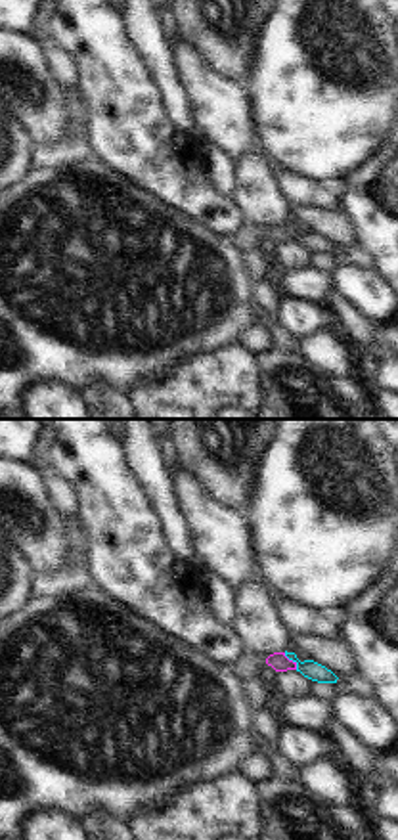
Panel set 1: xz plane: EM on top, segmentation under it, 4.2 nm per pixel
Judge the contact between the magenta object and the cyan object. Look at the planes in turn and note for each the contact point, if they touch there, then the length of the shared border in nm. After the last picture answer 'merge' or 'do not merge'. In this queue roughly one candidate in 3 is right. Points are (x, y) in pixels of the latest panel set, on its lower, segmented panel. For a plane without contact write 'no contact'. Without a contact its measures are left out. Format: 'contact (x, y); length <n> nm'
contact (291, 661); length 90 nm

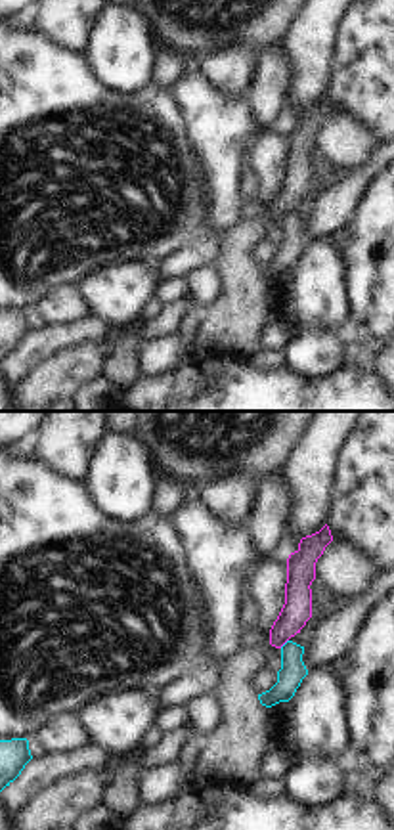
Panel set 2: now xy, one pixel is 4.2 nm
contact (284, 643); length 50 nm

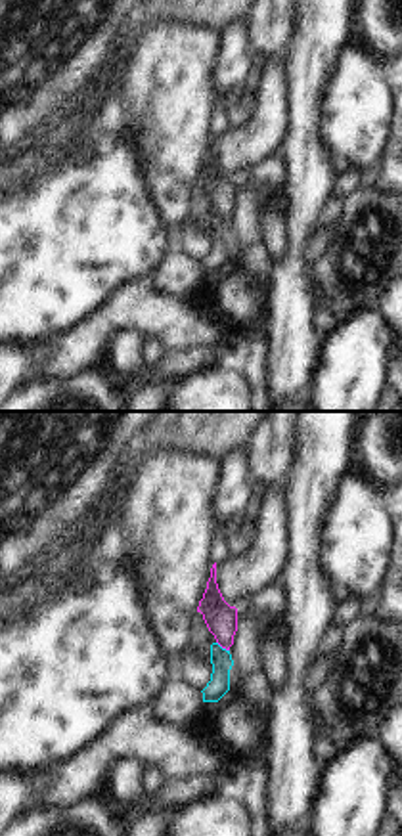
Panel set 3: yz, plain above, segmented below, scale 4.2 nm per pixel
contact (223, 647); length 70 nm

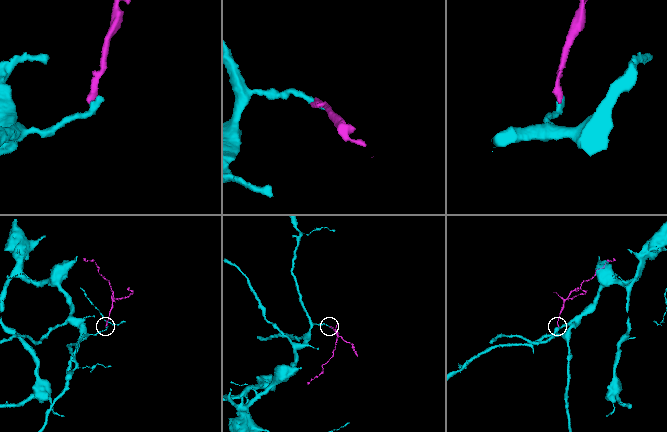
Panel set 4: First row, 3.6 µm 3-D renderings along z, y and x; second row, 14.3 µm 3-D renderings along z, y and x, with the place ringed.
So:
do not merge

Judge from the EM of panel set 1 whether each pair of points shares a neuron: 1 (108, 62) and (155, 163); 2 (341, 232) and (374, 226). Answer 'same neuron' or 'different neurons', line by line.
1: same neuron
2: different neurons

